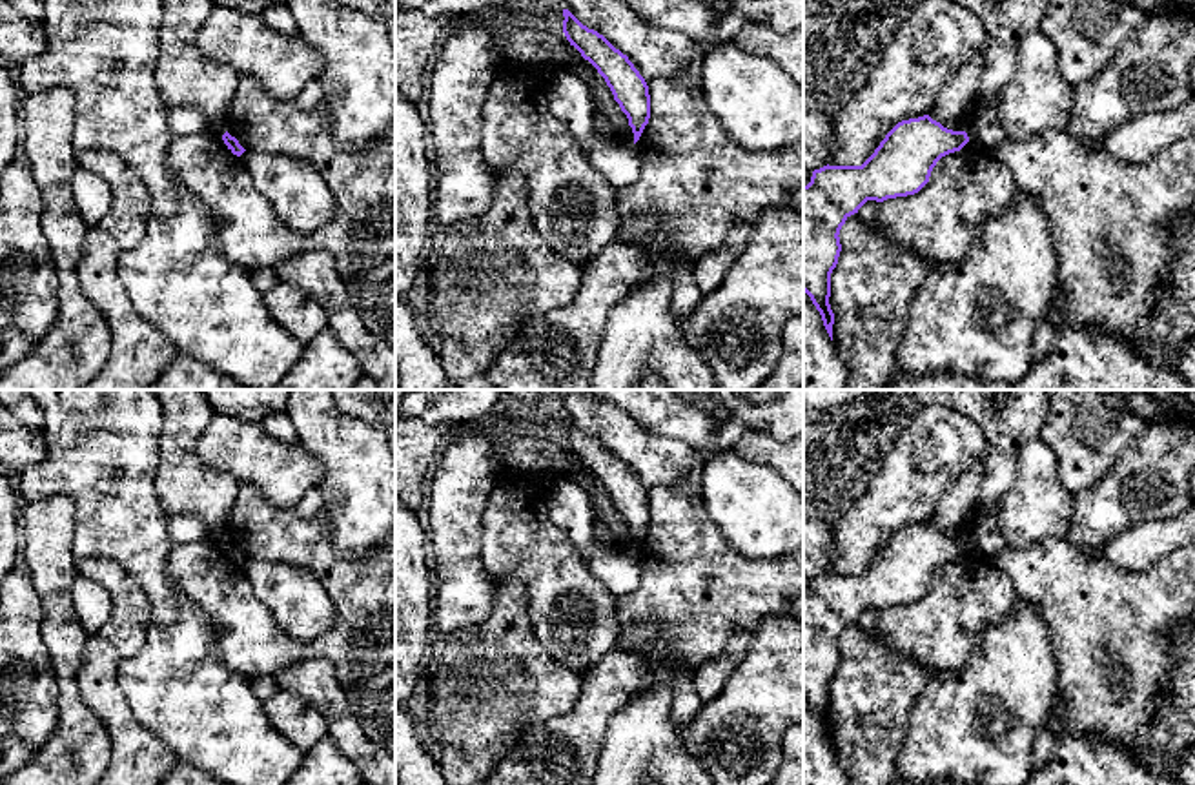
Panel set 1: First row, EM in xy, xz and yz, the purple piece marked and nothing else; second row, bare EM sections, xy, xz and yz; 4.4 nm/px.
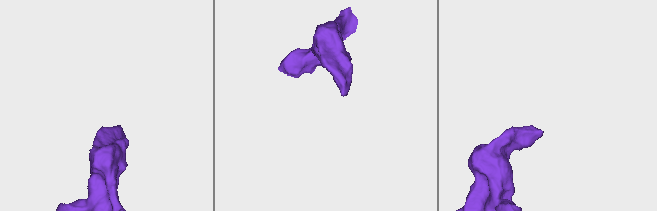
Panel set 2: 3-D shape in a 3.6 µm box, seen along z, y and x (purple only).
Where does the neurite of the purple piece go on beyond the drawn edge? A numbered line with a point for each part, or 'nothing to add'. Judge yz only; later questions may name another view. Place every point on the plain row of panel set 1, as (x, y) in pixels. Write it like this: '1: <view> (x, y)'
nothing to add

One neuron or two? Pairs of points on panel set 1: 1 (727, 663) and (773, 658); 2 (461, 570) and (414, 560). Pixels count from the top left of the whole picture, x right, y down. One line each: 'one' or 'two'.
1: two
2: two

